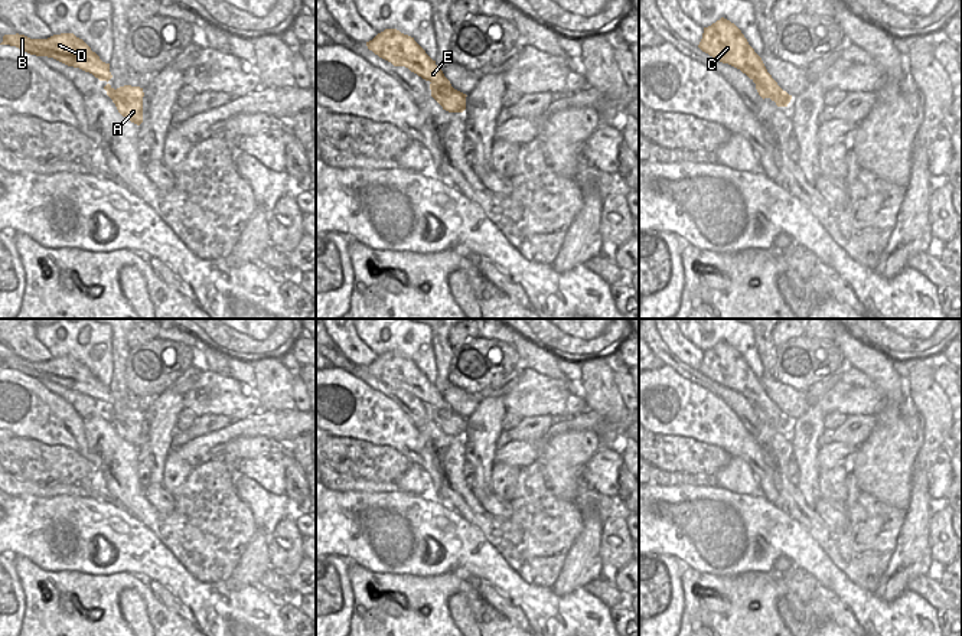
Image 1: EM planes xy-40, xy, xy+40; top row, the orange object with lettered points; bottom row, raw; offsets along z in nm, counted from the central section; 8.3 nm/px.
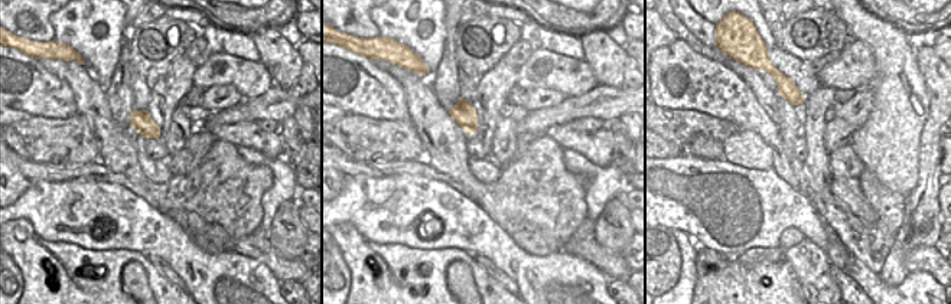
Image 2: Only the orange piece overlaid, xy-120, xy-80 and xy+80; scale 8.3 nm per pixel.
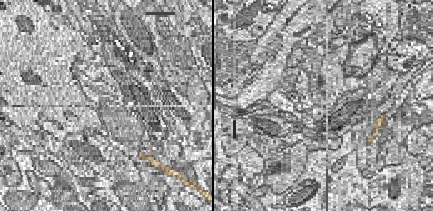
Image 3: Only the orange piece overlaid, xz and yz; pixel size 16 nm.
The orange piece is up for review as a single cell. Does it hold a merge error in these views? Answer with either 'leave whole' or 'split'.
split

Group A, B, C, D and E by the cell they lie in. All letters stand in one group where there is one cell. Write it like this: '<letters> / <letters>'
A / B C D E

